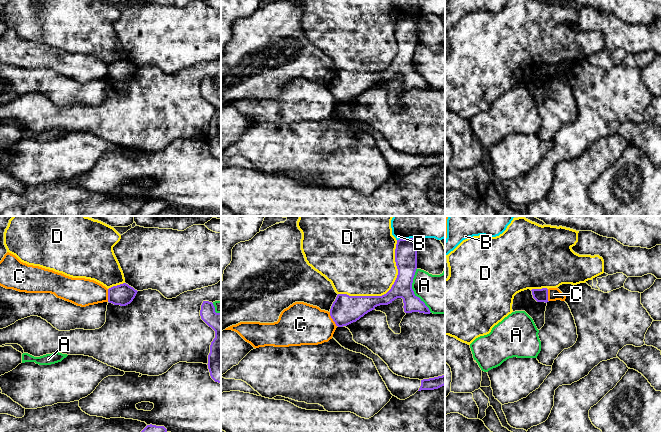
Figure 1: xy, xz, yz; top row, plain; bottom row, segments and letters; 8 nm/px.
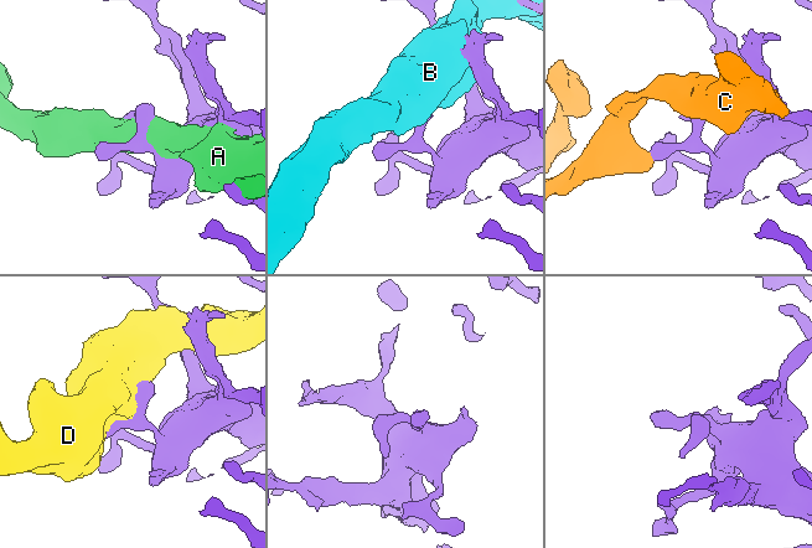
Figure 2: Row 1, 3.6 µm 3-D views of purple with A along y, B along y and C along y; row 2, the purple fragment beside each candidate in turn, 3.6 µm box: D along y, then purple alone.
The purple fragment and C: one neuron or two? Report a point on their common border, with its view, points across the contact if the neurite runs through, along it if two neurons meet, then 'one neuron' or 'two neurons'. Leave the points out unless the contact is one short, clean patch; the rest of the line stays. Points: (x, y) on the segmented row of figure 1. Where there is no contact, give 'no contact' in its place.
meets purple in xz at (332, 318); border along xz (329, 312), (336, 326); two neurons

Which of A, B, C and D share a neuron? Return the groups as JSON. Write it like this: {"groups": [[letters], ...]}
{"groups": [["A"], ["B"], ["C"], ["D"]]}

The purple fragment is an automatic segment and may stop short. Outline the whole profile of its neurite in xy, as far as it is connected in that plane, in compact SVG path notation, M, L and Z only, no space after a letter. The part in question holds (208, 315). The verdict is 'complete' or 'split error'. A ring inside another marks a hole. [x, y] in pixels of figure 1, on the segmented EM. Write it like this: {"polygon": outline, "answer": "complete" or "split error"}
{"polygon": "M203 301L200 316L215 331L215 338L210 345L207 365L211 378L221 384L221 313L215 312L212 302Z", "answer": "complete"}

